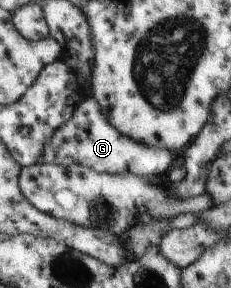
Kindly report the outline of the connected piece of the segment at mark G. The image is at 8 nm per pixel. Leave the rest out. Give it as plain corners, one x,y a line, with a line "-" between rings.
90,95
77,105
71,119
68,119
66,123
62,123
62,125
54,131
54,135
44,143
42,155
38,157
38,163
61,165
73,165
76,163
78,166
106,174
132,173
133,175
146,177
148,179
162,179
169,170
169,167
178,162
175,159
177,156
178,155
172,153
172,151
166,151
166,149
160,149
160,147
150,147
150,145
146,145
146,143
138,143
138,141
128,139
126,135
120,135
120,133
116,131
116,127
112,127
112,123
108,123
106,113
100,111
100,105
98,105
94,97

